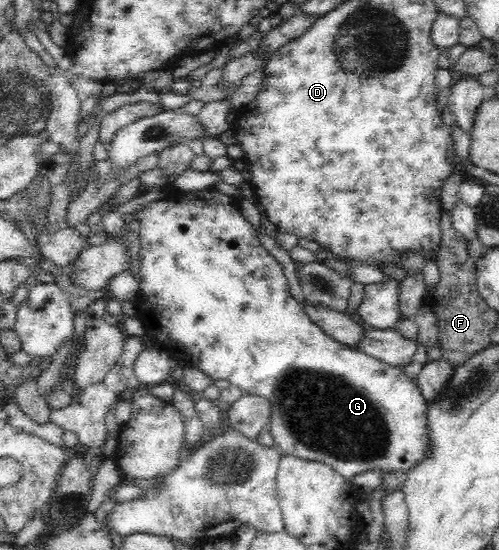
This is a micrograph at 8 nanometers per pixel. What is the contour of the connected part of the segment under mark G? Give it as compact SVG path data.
M215 186L198 191L170 191L160 195L154 202L144 204L141 210L133 213L134 220L140 221L138 239L140 239L139 288L135 302L139 310L145 334L152 337L168 354L185 366L199 368L215 380L228 380L231 385L242 389L244 395L261 396L271 403L271 417L268 428L271 430L274 443L283 454L290 454L304 460L324 462L347 479L370 470L390 472L404 477L420 460L430 452L430 428L426 417L427 400L422 396L418 385L408 377L402 367L388 366L380 360L367 356L364 352L351 349L328 336L290 294L288 281L282 265L262 247L254 226L247 222L238 209L234 197L220 192Z

